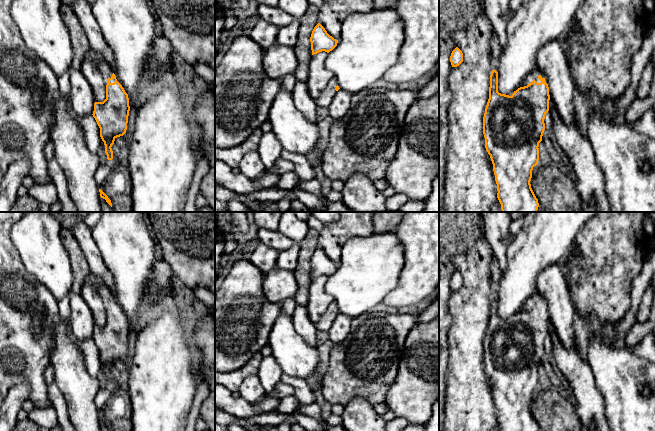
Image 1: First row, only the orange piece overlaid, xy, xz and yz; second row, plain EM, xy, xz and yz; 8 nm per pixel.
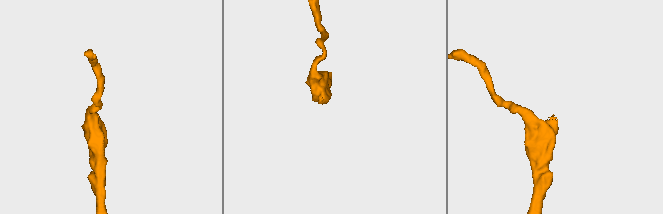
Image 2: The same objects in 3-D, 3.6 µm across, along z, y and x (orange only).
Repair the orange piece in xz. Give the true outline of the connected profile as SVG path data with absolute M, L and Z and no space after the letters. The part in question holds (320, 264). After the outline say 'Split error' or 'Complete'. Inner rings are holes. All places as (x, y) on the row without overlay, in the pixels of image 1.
M318 247L312 255L310 266L312 279L314 279L322 275L329 277L337 270L338 264L330 260L325 252Z. Complete

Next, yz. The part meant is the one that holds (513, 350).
M538 290L531 298L529 308L518 312L511 320L498 316L498 296L492 294L483 358L485 372L493 388L501 431L539 431L530 405L533 391L538 389L538 371L545 354L544 343L549 335L549 324L547 302Z. Split error

